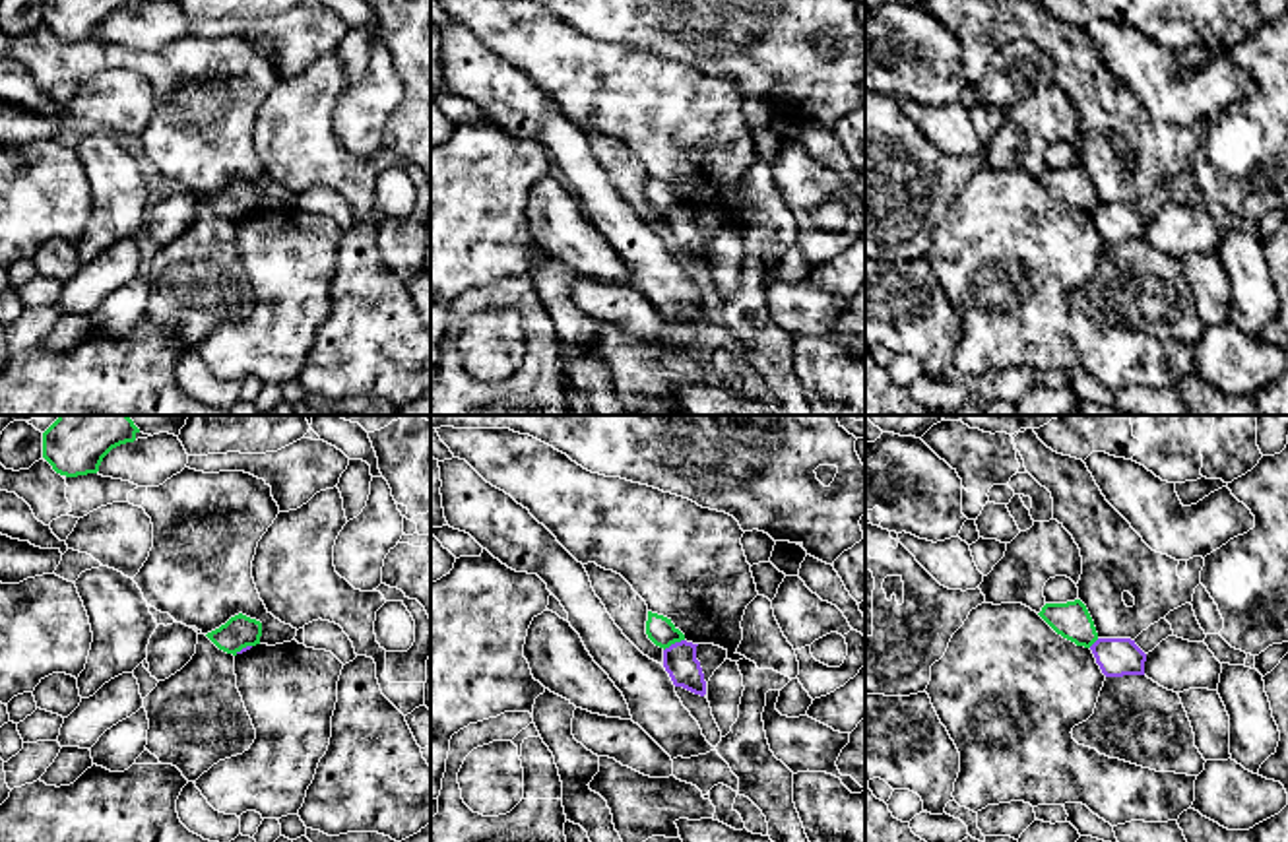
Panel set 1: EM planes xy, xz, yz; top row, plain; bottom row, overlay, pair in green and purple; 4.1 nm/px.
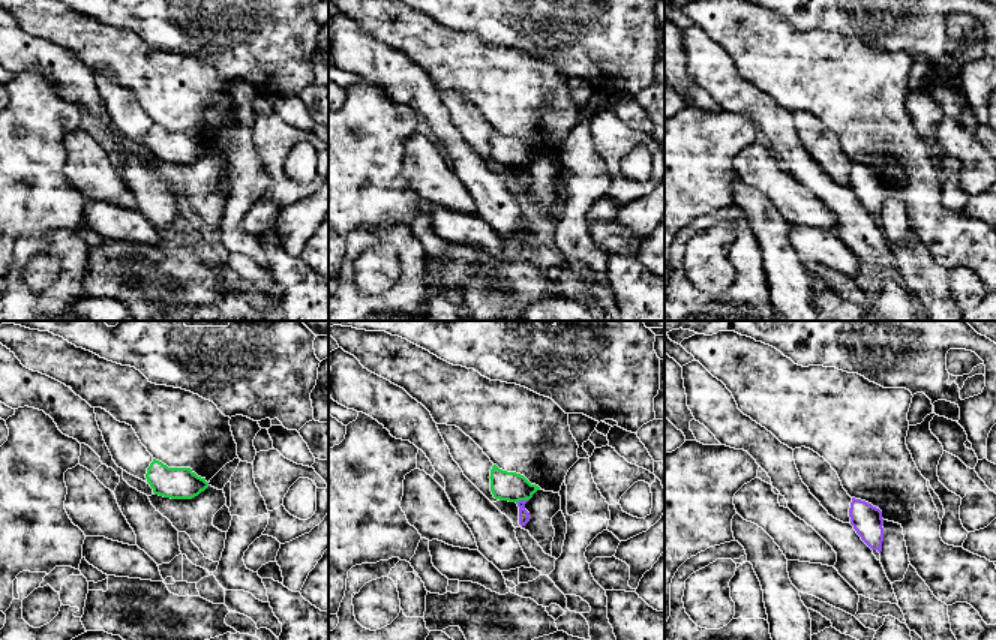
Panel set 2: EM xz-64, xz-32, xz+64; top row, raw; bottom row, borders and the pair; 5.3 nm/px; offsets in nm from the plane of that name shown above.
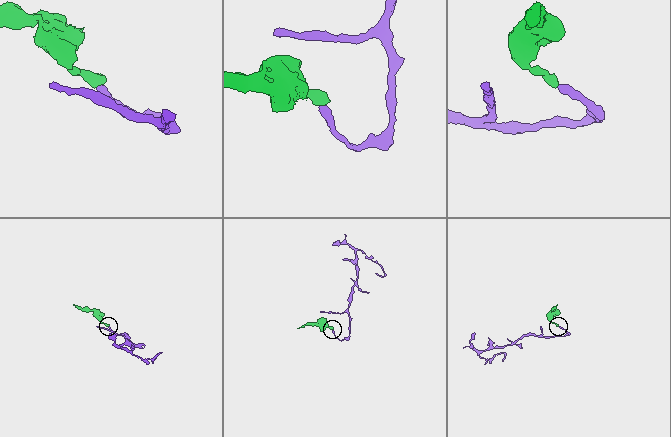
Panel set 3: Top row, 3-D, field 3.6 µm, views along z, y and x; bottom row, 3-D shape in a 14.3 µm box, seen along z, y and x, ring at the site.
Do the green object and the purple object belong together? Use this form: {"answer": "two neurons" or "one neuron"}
{"answer": "two neurons"}

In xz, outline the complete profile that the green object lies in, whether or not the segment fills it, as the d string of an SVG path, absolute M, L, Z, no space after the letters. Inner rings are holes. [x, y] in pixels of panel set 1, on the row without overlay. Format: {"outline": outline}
{"outline": "M648 177L646 200L656 211L663 215L685 206L685 200L671 188L671 184L652 177Z"}

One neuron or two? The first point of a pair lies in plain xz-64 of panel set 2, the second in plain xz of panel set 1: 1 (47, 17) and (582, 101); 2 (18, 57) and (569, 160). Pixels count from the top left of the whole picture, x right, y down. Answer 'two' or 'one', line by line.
1: one
2: one

